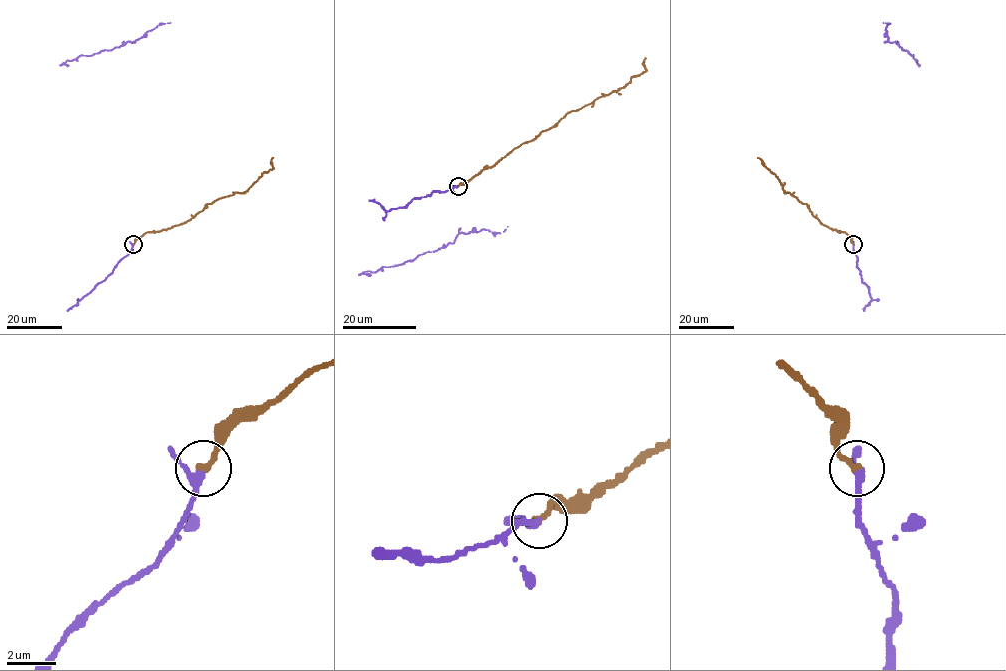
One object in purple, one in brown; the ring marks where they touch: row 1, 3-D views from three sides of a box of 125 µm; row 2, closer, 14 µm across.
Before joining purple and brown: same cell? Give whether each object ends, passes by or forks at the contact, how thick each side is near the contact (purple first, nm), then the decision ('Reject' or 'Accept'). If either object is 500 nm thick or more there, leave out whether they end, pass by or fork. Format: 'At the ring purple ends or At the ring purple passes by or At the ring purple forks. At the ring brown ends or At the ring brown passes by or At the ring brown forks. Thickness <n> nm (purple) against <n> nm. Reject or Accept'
At the ring purple passes by. At the ring brown ends. Thickness 280 nm (purple) against 280 nm. Accept

